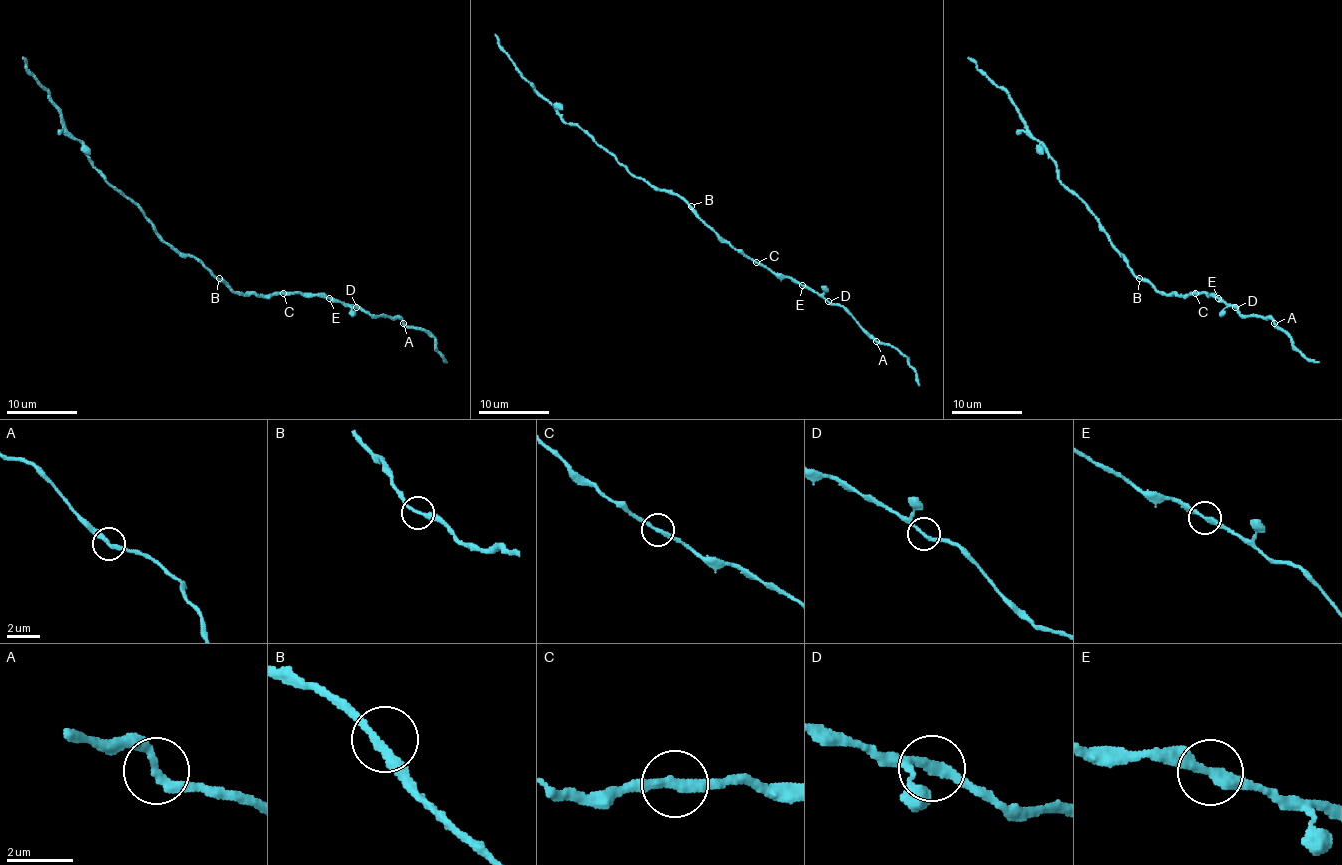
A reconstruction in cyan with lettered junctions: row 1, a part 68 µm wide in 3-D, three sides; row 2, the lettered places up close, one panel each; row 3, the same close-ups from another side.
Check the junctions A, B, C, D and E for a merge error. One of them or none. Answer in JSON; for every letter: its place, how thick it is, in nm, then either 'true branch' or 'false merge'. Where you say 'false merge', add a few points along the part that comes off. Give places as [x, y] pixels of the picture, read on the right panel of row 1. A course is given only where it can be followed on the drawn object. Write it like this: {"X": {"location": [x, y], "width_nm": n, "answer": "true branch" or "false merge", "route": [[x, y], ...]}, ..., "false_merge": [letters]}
{"A": {"location": [1274, 323], "width_nm": 260, "answer": "true branch"}, "B": {"location": [1139, 278], "width_nm": 260, "answer": "true branch"}, "C": {"location": [1195, 293], "width_nm": 240, "answer": "true branch"}, "D": {"location": [1235, 307], "width_nm": 240, "answer": "true branch"}, "E": {"location": [1218, 298], "width_nm": 280, "answer": "true branch"}, "false_merge": []}

